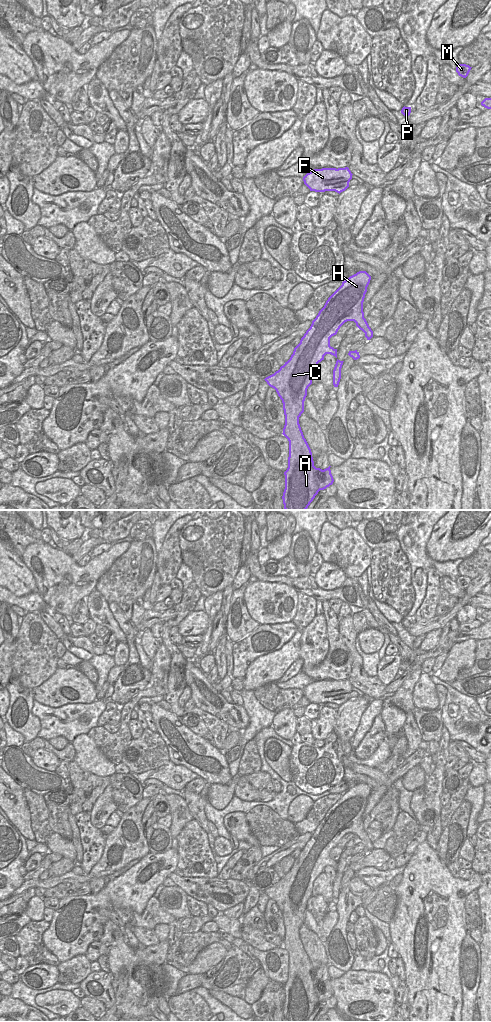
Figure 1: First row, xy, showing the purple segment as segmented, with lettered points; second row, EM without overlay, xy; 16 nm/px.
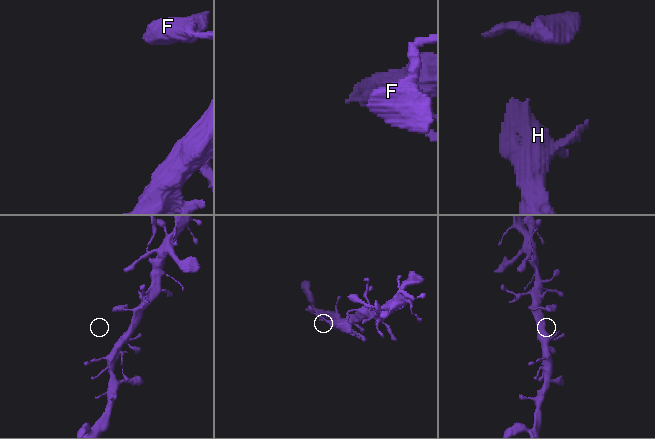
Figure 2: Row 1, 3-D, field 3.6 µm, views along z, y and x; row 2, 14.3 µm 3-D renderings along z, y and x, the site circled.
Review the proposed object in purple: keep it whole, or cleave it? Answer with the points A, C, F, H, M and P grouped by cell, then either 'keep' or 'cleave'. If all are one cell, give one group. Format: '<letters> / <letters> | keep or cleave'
A C F H M P | keep

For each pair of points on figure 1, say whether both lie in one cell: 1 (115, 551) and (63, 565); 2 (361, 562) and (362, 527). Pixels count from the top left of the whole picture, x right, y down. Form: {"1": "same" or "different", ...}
{"1": "same", "2": "different"}

